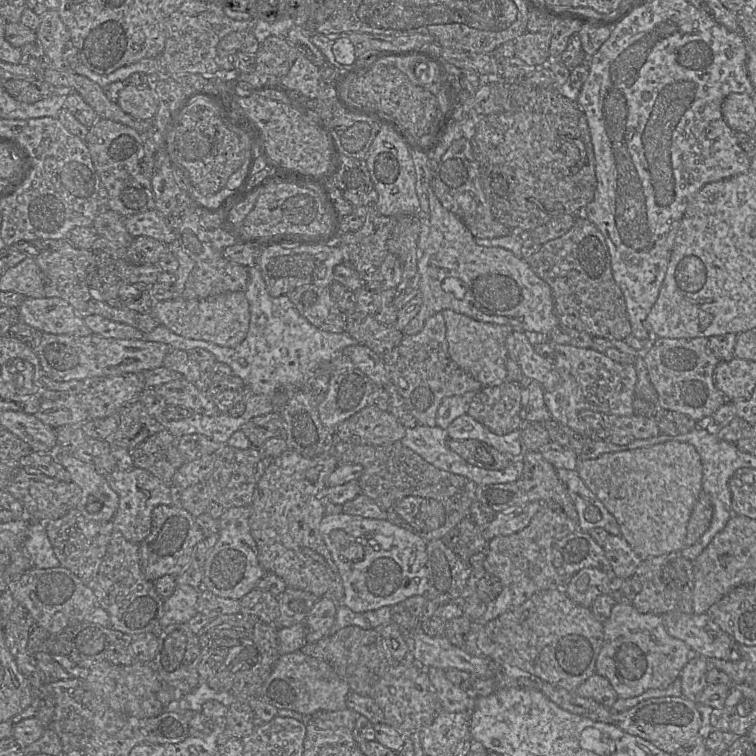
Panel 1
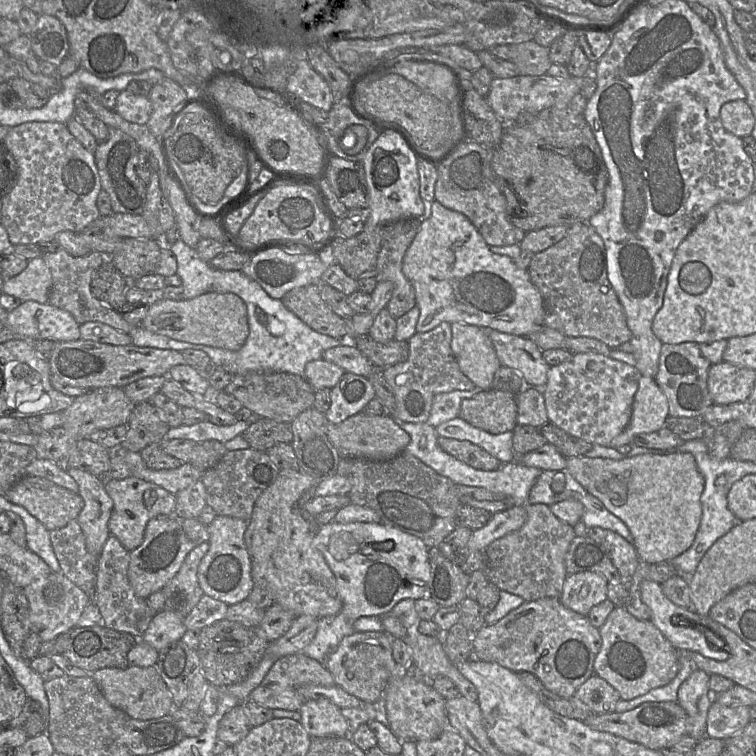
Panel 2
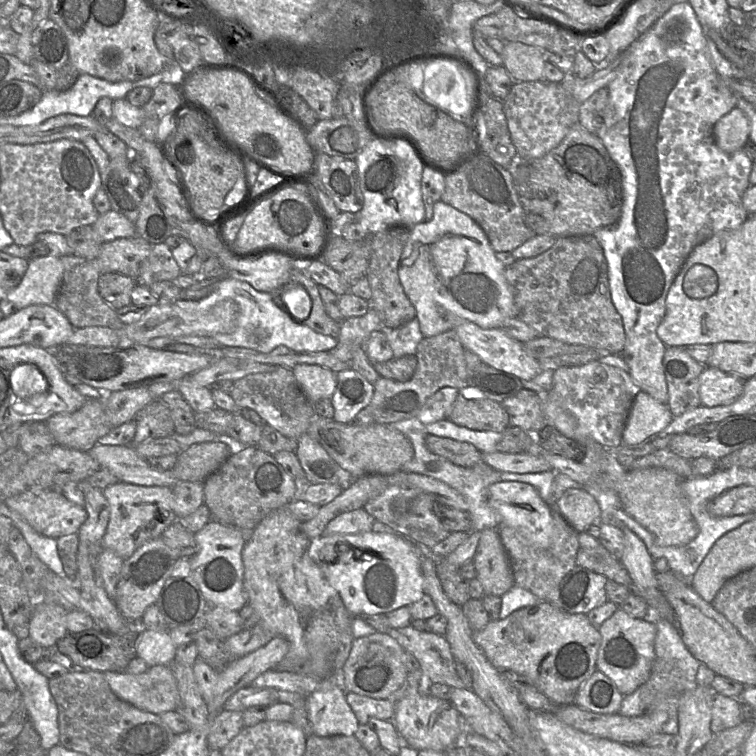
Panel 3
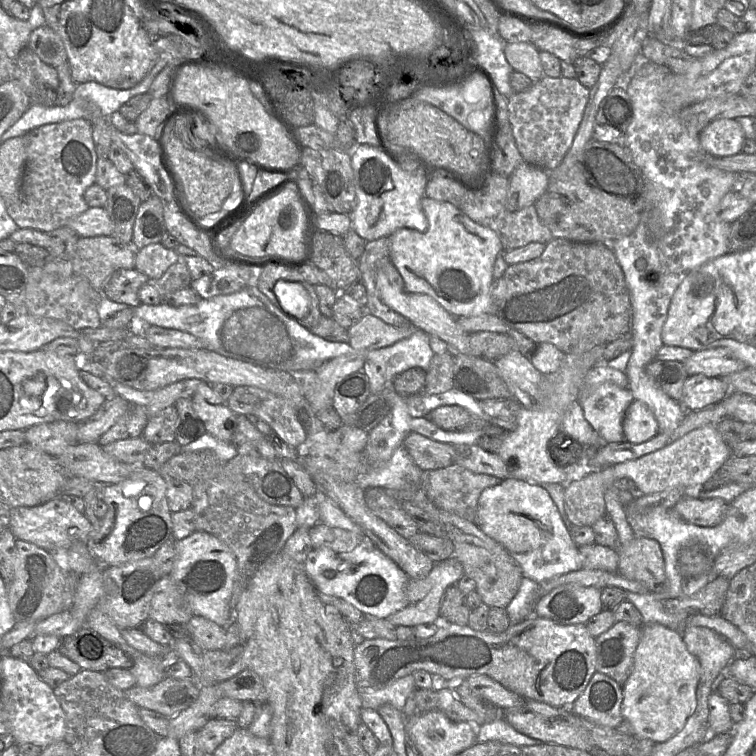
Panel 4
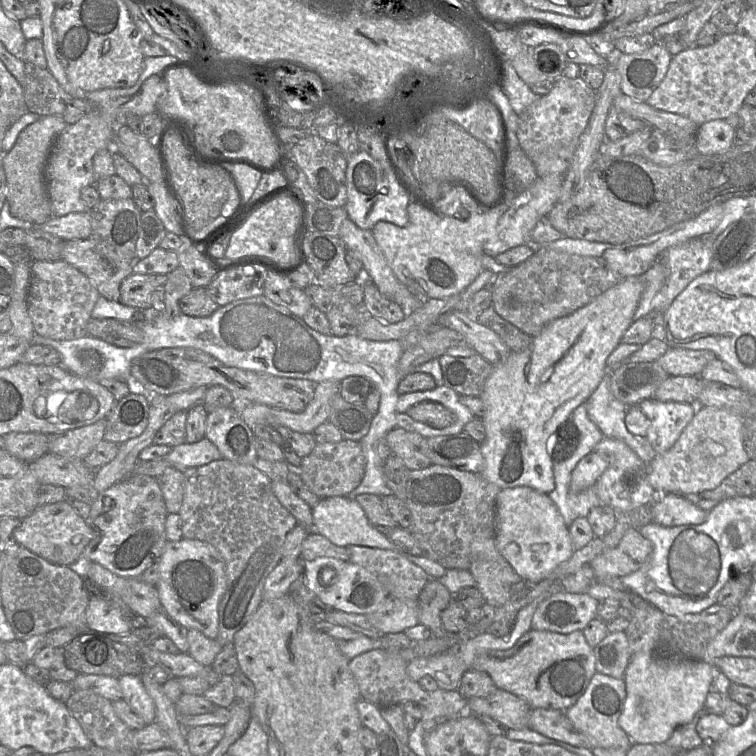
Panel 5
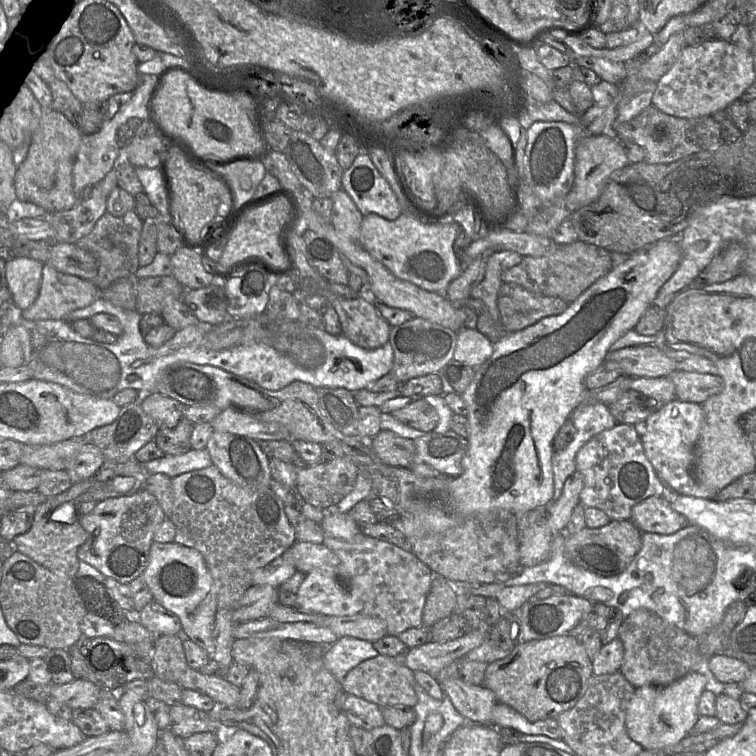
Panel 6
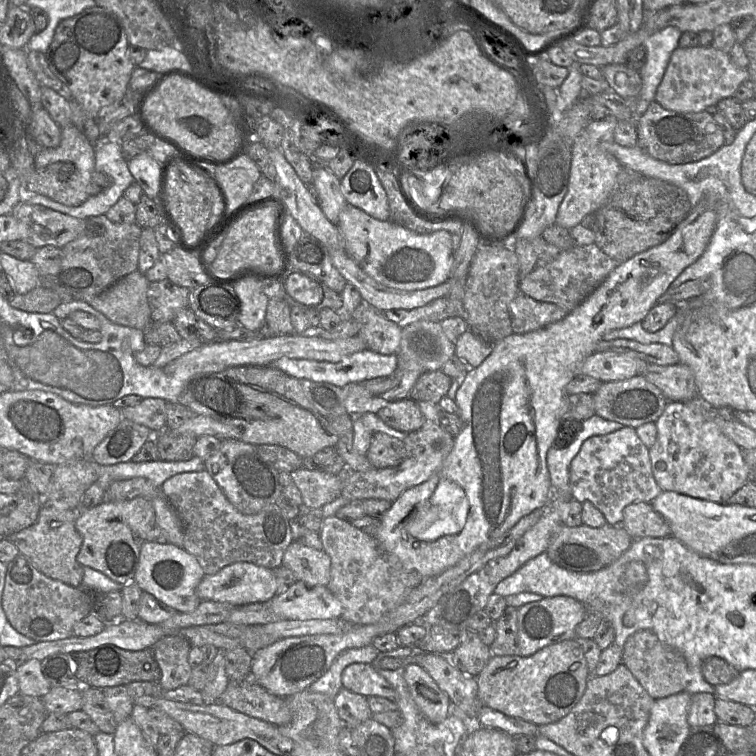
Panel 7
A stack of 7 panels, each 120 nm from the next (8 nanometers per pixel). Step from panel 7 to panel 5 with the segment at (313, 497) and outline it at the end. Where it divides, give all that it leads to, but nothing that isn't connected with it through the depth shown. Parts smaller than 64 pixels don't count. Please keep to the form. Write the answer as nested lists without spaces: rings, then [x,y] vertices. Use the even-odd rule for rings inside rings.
[[[342,439],[338,443],[316,443],[312,452],[302,458],[298,472],[307,488],[320,499],[347,497],[361,483],[365,464],[361,443]]]

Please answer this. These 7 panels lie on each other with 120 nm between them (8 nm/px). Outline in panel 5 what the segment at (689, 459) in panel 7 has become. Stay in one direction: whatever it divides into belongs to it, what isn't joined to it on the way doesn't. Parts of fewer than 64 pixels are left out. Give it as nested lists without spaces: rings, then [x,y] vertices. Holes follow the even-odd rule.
[[[644,399],[636,406],[651,422],[645,439],[655,454],[662,454],[673,447],[698,409],[695,404],[655,399]]]

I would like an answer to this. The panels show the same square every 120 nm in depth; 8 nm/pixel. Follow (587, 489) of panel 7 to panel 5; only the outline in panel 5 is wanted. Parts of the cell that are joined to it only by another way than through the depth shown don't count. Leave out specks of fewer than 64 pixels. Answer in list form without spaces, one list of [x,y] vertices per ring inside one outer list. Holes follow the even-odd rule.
[[[604,437],[593,451],[602,455],[608,465],[594,485],[600,504],[616,512],[631,510],[640,506],[652,505],[658,498],[657,491],[648,481],[647,465],[623,441]]]

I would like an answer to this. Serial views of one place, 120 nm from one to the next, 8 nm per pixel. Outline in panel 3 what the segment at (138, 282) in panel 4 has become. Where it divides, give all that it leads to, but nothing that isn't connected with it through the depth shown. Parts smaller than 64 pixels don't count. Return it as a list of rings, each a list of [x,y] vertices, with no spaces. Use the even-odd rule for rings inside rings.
[[[102,273],[98,278],[98,292],[112,308],[119,309],[132,304],[131,292],[137,281],[123,274]]]

